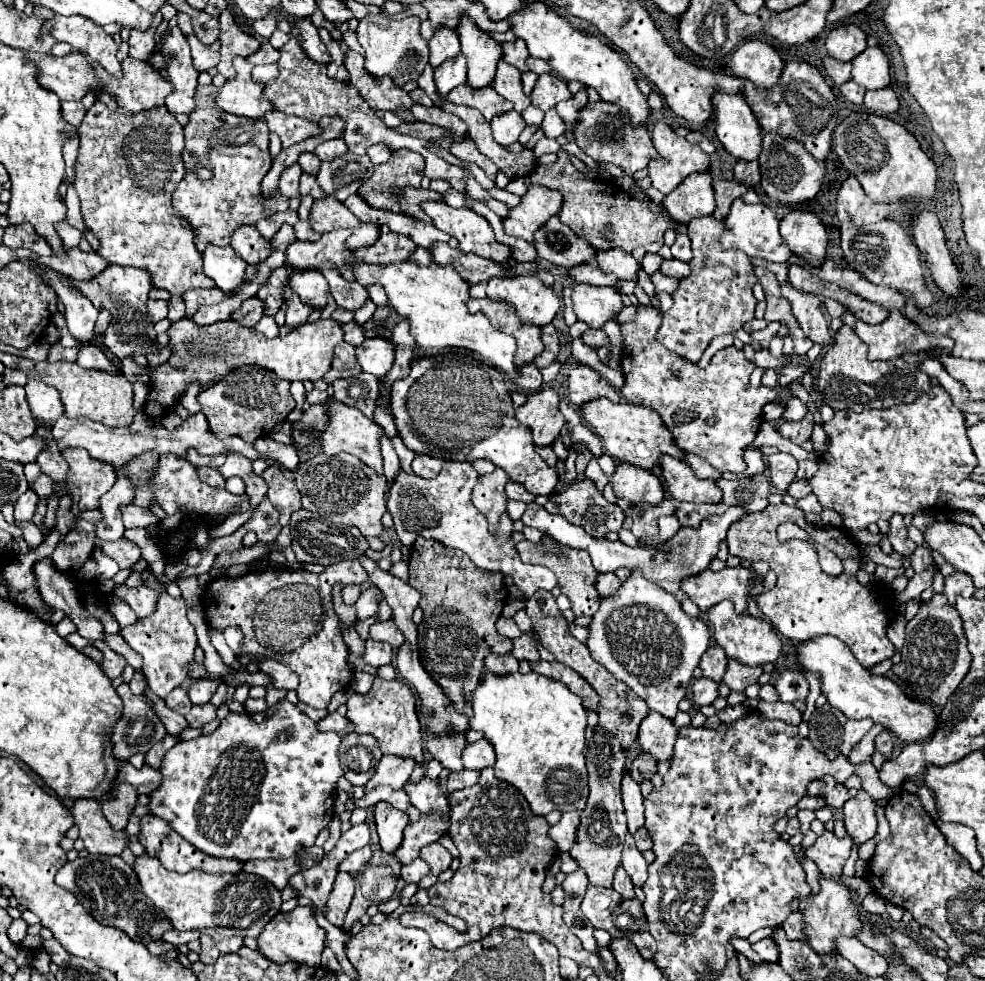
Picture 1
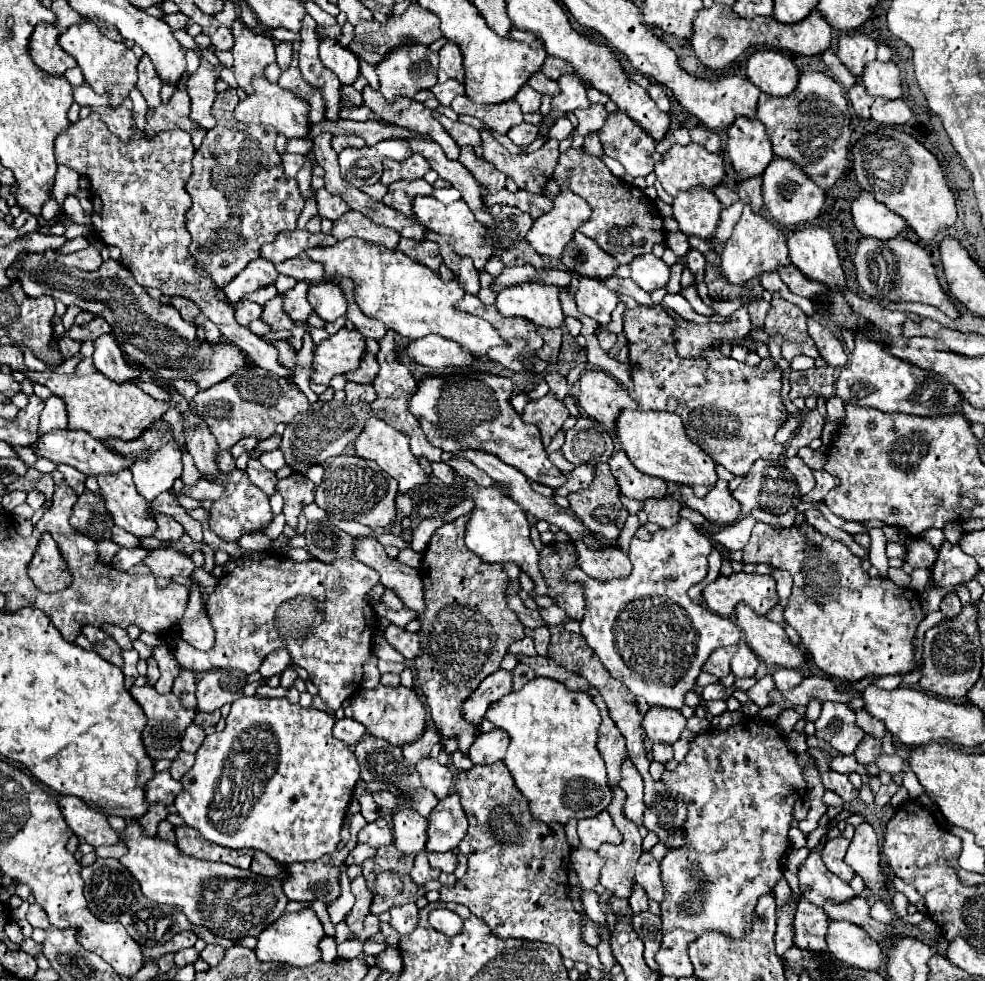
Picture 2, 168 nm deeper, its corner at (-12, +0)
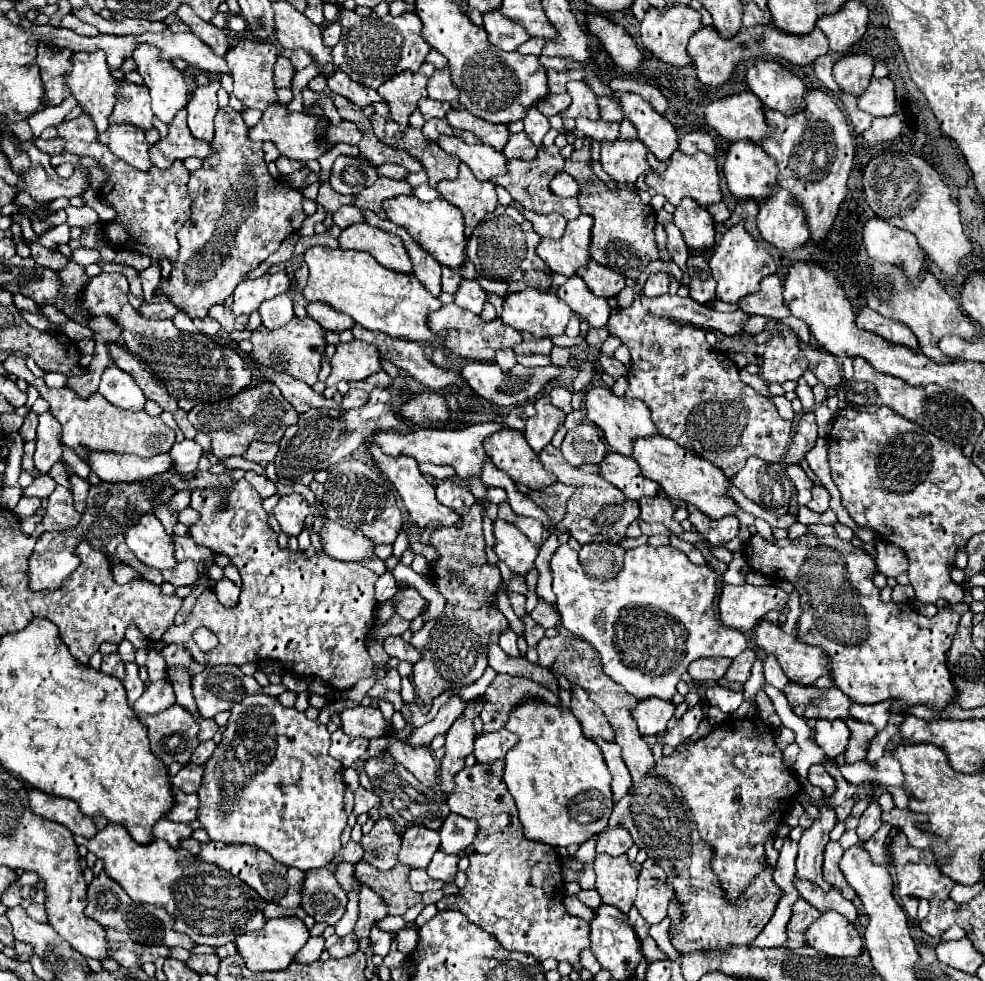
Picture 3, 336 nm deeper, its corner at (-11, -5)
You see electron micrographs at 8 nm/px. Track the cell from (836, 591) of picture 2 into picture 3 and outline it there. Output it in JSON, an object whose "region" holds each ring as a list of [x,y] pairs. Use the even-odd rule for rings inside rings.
{"region":[[[755,534],[749,540],[747,562],[755,572],[785,578],[795,586],[803,608],[797,638],[805,644],[821,646],[831,656],[833,682],[853,702],[877,704],[883,700],[901,700],[907,706],[929,706],[935,712],[941,712],[951,702],[955,702],[957,690],[947,668],[947,650],[953,642],[959,614],[951,610],[939,610],[933,618],[925,618],[913,612],[909,604],[881,602],[879,590],[873,584],[875,560],[865,550],[855,548],[851,542],[841,540],[837,534],[827,538],[813,538],[813,546],[797,542],[789,546],[777,546]]]}

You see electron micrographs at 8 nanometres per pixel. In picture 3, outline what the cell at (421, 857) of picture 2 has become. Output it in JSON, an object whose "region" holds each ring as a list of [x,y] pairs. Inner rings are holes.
{"region":[[[411,870],[409,882],[411,882],[411,888],[415,892],[427,892],[427,890],[441,890],[443,888],[443,882],[429,878],[425,870]]]}

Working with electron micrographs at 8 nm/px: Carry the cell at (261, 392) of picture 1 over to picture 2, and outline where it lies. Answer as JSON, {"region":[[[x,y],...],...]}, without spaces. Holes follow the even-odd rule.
{"region":[[[248,365],[242,373],[234,373],[218,385],[198,391],[194,397],[200,417],[206,421],[210,433],[216,437],[220,449],[230,449],[242,437],[254,435],[258,441],[274,435],[278,423],[290,423],[298,413],[304,413],[310,403],[306,395],[290,379],[278,377],[258,365]]]}

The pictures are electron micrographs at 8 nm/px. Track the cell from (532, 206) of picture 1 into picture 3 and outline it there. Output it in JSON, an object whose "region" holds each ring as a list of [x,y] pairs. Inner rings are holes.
{"region":[[[581,214],[577,220],[567,222],[565,234],[561,240],[543,238],[537,246],[539,258],[557,274],[573,276],[591,260],[589,242],[591,242],[593,218]]]}

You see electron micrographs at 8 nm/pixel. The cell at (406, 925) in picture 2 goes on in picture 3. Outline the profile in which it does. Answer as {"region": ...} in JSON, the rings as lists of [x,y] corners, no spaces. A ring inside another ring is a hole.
{"region":[[[407,928],[407,930],[401,930],[401,932],[397,934],[399,950],[401,950],[405,956],[409,956],[409,954],[415,950],[417,940],[419,940],[419,936],[417,936],[417,930],[415,930],[415,928]]]}

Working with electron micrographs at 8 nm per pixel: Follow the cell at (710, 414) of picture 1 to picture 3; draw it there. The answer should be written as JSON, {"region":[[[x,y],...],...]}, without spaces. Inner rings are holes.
{"region":[[[641,292],[635,294],[635,302],[631,308],[611,312],[607,328],[613,336],[619,336],[623,344],[631,352],[631,368],[629,368],[629,386],[625,390],[627,398],[639,398],[651,410],[651,418],[659,428],[659,434],[675,440],[679,446],[695,452],[697,456],[709,460],[717,468],[723,470],[727,478],[733,478],[749,456],[757,456],[765,462],[777,462],[787,450],[791,422],[783,420],[773,402],[761,394],[757,394],[751,386],[745,386],[739,380],[739,368],[735,362],[721,352],[715,352],[713,346],[705,340],[705,330],[689,324],[679,324],[669,318],[649,314],[641,302]]]}

